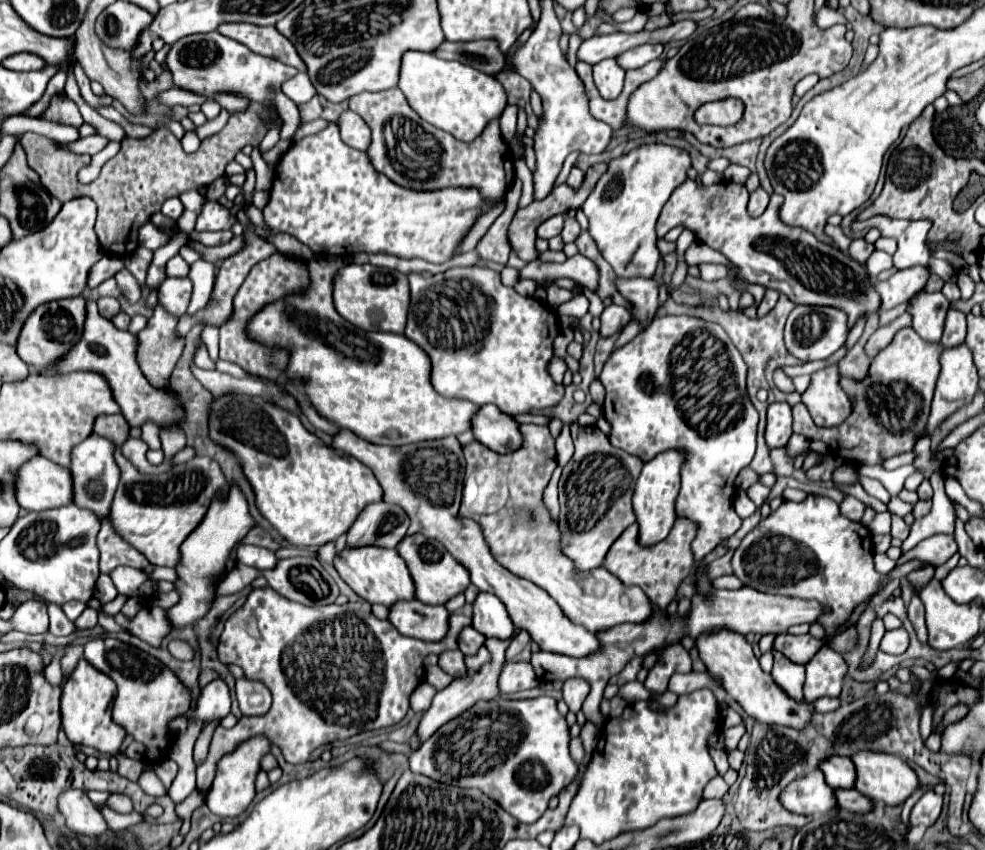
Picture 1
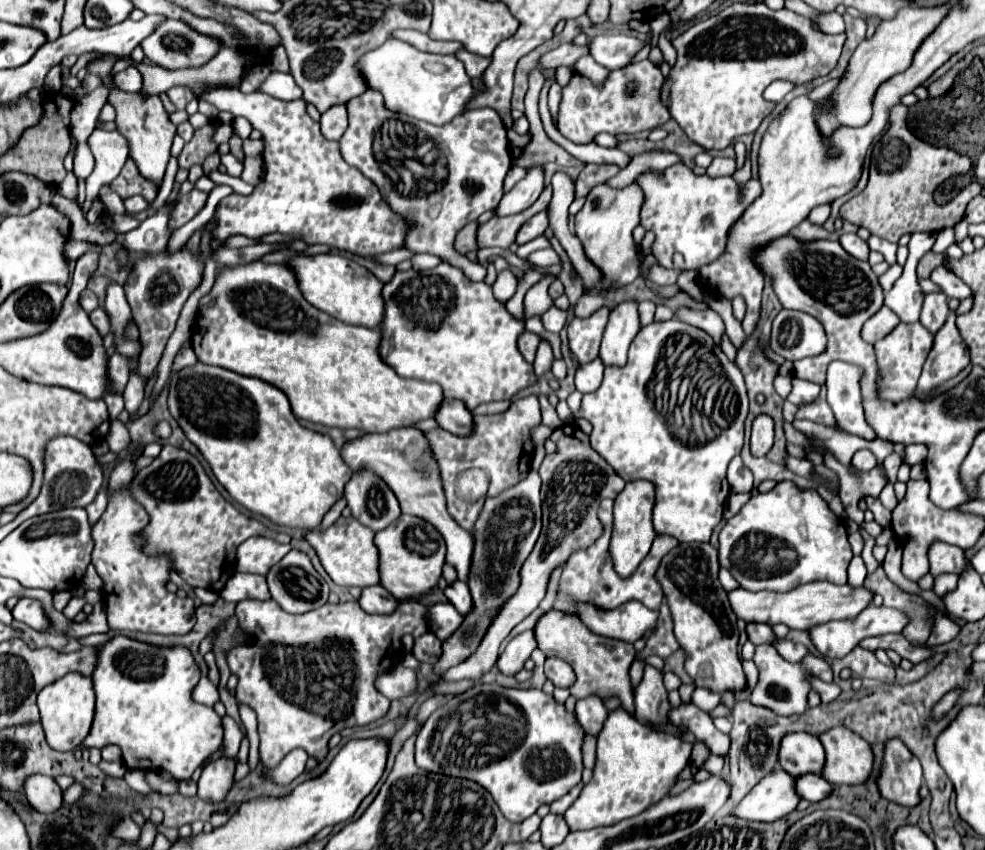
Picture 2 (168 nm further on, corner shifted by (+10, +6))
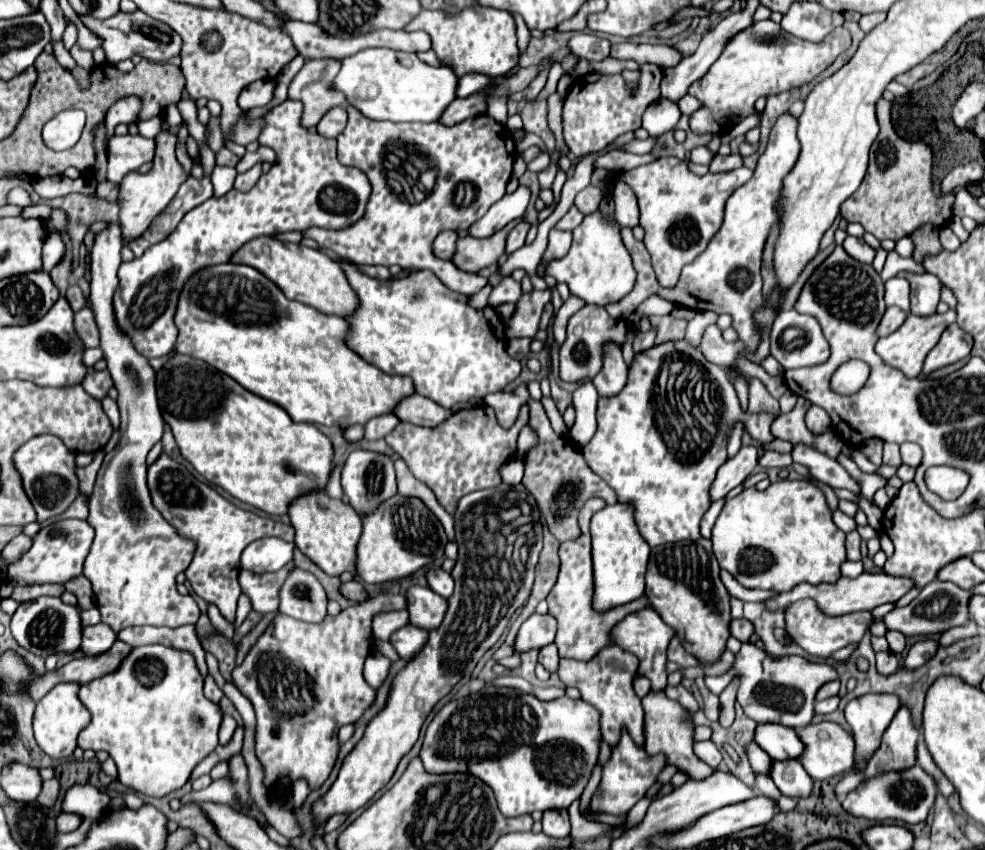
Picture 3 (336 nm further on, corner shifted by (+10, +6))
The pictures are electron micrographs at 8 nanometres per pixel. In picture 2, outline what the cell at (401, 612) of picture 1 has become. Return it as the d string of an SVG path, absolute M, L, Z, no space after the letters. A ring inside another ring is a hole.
M370 586L362 590L360 606L370 614L390 614L394 608L398 608L398 604L400 600L390 596L390 592L386 592L382 586Z

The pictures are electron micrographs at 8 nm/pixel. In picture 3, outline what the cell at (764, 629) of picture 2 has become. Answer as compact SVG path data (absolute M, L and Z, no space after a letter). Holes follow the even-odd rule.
M740 618L740 620L732 620L730 622L730 636L738 638L740 642L748 642L748 638L754 634L754 626L746 620L746 618Z

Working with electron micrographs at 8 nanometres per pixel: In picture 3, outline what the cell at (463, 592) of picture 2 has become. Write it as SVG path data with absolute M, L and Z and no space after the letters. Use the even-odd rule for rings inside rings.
M432 568L426 572L426 580L430 590L434 590L436 594L440 594L442 598L450 598L452 590L454 590L454 580L448 572L444 572L442 568Z

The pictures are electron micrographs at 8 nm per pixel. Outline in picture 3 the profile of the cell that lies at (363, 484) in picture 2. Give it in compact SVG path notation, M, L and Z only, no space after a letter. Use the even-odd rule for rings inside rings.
M354 450L342 470L342 490L350 498L350 504L356 512L372 512L378 504L392 498L396 494L396 474L394 460L386 454L370 452L370 450Z

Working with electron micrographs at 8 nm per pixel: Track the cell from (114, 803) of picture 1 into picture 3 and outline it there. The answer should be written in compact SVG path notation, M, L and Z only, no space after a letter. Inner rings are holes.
M56 778L44 780L42 792L40 792L40 796L38 796L38 802L40 802L42 806L48 806L48 808L54 806L56 796L58 796L58 790L60 790L60 786L58 786L58 780L56 780Z

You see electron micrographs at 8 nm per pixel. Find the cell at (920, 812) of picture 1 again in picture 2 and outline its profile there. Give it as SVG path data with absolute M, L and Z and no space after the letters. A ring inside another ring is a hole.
M898 738L886 742L884 766L878 778L880 794L886 800L912 808L922 800L918 796L920 786L922 786L922 766L918 758Z

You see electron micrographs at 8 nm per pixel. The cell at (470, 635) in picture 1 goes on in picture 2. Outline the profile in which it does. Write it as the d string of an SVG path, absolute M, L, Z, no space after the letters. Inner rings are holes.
M440 602L430 608L430 630L440 640L448 640L448 636L458 630L458 624L462 624L462 616L450 602Z

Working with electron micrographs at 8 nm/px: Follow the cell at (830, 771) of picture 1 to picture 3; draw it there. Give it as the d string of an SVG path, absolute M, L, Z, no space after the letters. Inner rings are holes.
M766 722L758 724L754 732L756 744L768 752L772 760L788 760L788 758L800 758L802 754L802 742L796 736L794 728Z

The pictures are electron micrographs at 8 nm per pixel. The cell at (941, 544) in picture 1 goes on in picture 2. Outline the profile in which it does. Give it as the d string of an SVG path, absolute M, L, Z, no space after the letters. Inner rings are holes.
M934 542L928 552L930 558L930 572L932 576L938 576L942 572L954 572L960 574L966 566L964 550L946 542Z

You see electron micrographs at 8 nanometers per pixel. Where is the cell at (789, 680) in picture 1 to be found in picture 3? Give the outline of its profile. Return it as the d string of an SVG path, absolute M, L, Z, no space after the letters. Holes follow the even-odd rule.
M746 642L742 644L740 652L736 654L734 666L722 676L708 676L706 686L712 694L720 696L722 690L730 684L730 680L740 678L736 700L756 722L778 722L790 728L802 728L812 722L814 718L814 698L820 686L830 680L836 680L838 674L826 662L810 662L802 656L784 656L784 658L770 658L762 648Z

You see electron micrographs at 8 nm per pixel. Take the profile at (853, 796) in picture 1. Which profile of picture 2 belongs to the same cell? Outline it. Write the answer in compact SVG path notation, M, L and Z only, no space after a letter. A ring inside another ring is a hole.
M816 774L800 776L796 780L796 788L798 788L798 794L802 798L806 798L808 802L820 802L820 800L828 798L830 792L834 790L834 786L828 780L824 780L822 776L816 776Z

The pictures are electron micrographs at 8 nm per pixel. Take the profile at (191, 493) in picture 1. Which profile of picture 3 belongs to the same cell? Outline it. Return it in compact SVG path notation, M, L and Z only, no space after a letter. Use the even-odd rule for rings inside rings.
M164 452L148 468L148 488L152 494L152 502L160 510L160 514L178 530L178 534L192 538L198 544L194 560L186 570L190 586L200 598L204 598L208 604L214 604L230 624L234 624L236 602L242 592L238 584L242 550L250 542L266 536L276 536L286 542L292 542L294 528L290 524L262 518L254 512L236 508L234 504L224 500L214 488L196 480L184 468L184 464L172 460Z

